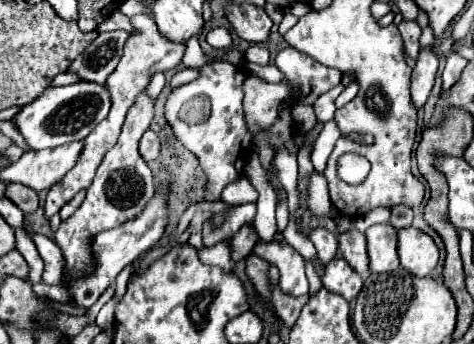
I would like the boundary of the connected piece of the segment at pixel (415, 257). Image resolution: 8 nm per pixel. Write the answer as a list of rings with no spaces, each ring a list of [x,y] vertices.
[[[406,227],[398,231],[400,265],[416,277],[426,277],[438,263],[438,247],[430,235],[420,229]]]

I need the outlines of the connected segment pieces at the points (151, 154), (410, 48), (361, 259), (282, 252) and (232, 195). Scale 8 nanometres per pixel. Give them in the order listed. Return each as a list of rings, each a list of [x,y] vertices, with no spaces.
[[[146,131],[140,139],[140,155],[146,159],[146,161],[156,161],[160,157],[160,151],[162,151],[162,145],[160,145],[160,137],[154,133],[154,131]]]
[[[402,21],[398,25],[398,29],[400,29],[400,35],[404,39],[406,53],[412,59],[416,59],[418,57],[418,51],[420,51],[420,43],[418,43],[418,39],[420,39],[420,25],[416,21]]]
[[[356,229],[340,233],[338,235],[338,251],[358,275],[368,275],[368,257],[366,257],[364,233],[360,233]]]
[[[258,243],[254,247],[254,253],[270,263],[274,263],[280,269],[280,291],[286,295],[308,295],[308,281],[304,275],[304,259],[300,253],[296,253],[290,245],[278,245],[278,243]]]
[[[242,176],[226,186],[222,191],[222,201],[238,201],[238,203],[258,201],[258,191]]]

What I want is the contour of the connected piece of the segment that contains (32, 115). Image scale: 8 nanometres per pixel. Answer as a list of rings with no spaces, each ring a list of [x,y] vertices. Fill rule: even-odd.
[[[78,81],[74,85],[64,87],[48,87],[40,97],[36,97],[32,103],[20,107],[16,117],[12,119],[20,135],[24,137],[26,145],[34,151],[48,149],[48,147],[60,147],[64,143],[82,141],[102,119],[106,119],[110,111],[110,93],[104,85],[90,83],[90,81]]]

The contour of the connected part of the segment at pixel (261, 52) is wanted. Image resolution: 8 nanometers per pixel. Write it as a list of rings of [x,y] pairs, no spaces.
[[[250,45],[244,53],[244,59],[248,63],[256,63],[256,65],[268,65],[268,49],[262,45]]]

